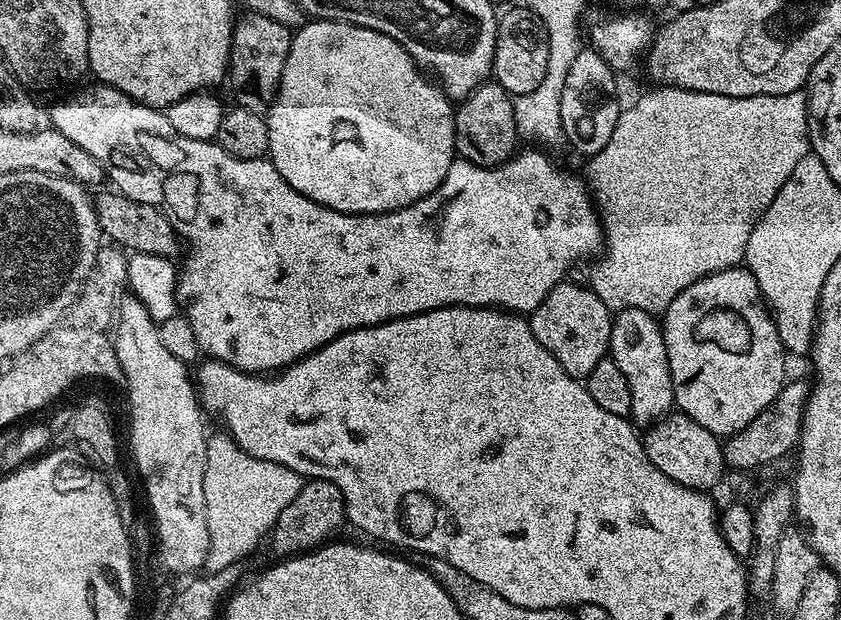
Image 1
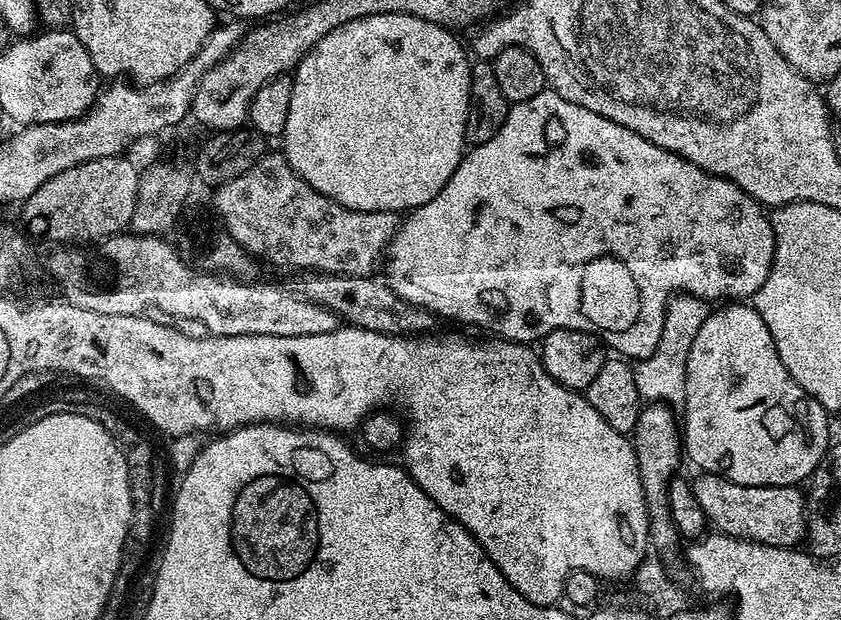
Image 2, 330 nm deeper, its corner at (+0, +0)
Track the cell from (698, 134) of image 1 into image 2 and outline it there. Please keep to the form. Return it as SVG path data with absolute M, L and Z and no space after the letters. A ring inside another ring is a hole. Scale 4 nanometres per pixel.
M687 294L673 295L664 311L662 334L654 352L646 359L639 361L634 368L634 382L638 386L638 394L644 402L663 402L669 406L680 406L686 394L686 358L690 358L690 346L694 346L694 338L702 322L706 322L710 311L709 301L700 300Z

